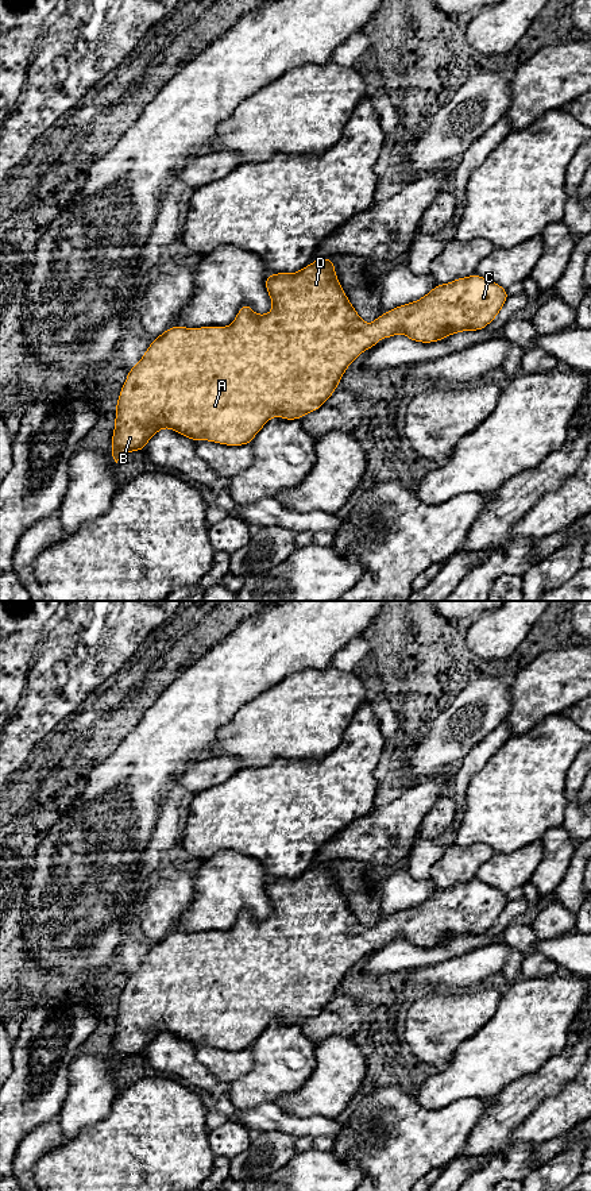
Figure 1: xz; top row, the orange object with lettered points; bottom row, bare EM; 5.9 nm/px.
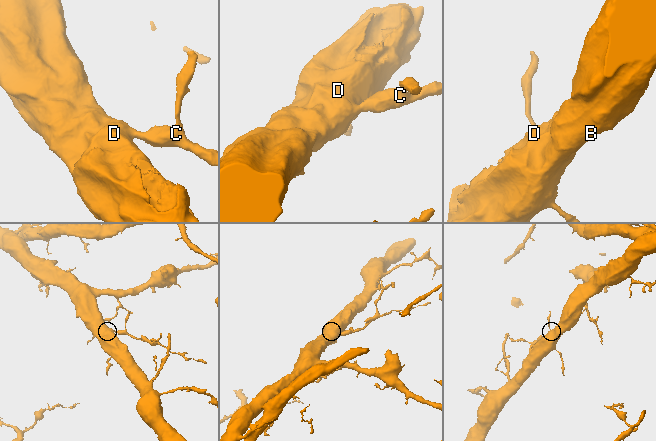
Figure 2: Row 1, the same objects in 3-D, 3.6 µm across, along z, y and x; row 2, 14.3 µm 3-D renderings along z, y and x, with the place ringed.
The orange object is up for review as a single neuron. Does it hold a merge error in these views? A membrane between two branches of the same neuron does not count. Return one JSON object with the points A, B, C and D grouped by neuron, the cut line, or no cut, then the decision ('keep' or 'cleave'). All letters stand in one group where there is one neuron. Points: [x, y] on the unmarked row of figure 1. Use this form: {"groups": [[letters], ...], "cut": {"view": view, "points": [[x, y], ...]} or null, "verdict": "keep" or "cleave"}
{"groups": [["A", "B", "C", "D"]], "cut": null, "verdict": "keep"}

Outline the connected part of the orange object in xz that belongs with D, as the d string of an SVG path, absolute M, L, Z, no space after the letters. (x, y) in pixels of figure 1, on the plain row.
M325 863L293 879L270 879L266 894L273 906L273 916L267 920L255 920L250 910L243 910L229 932L173 932L152 945L140 967L130 975L117 1005L111 1055L116 1068L130 1056L144 1055L161 1033L171 1033L194 1047L248 1049L274 1021L294 1025L317 1015L336 995L354 964L382 943L403 938L412 945L430 948L456 937L483 934L509 902L498 889L474 879L436 890L421 905L397 911L366 929L341 894L333 866Z

